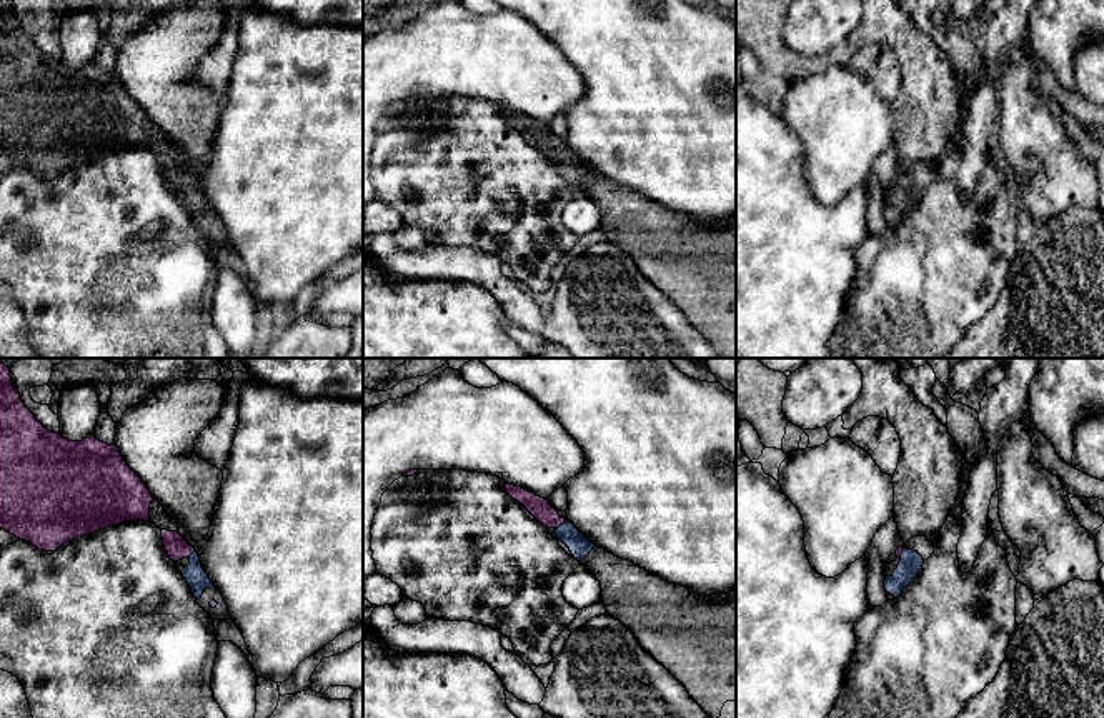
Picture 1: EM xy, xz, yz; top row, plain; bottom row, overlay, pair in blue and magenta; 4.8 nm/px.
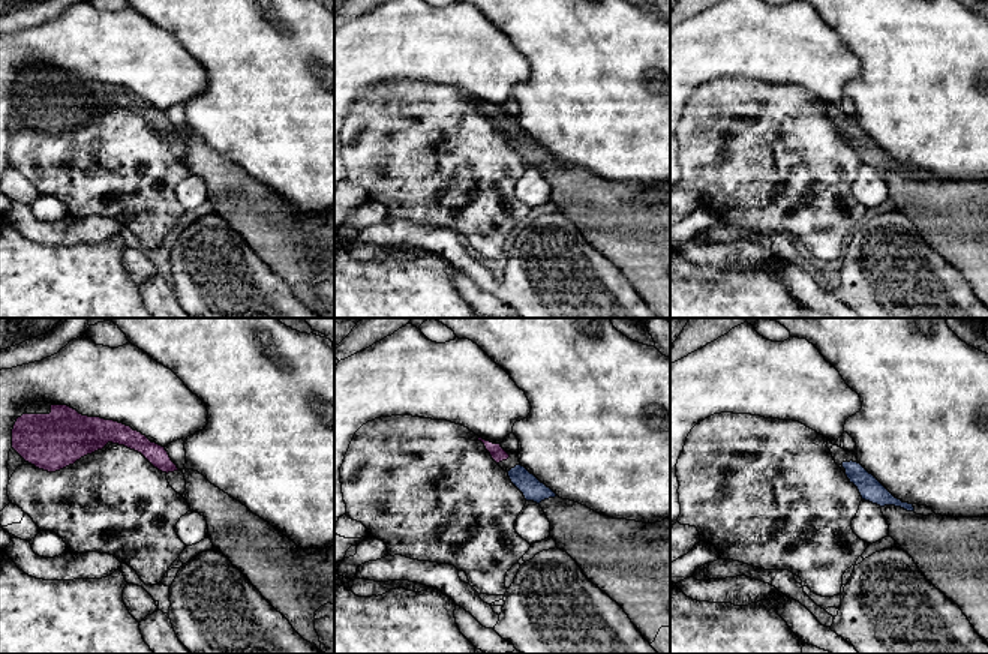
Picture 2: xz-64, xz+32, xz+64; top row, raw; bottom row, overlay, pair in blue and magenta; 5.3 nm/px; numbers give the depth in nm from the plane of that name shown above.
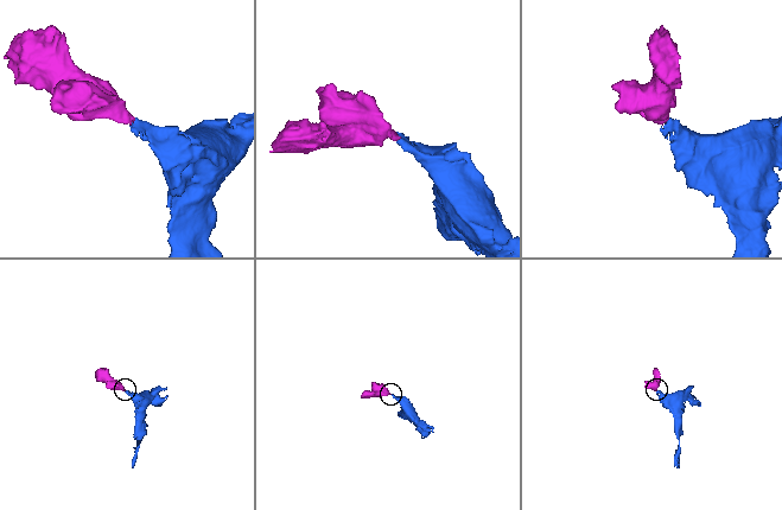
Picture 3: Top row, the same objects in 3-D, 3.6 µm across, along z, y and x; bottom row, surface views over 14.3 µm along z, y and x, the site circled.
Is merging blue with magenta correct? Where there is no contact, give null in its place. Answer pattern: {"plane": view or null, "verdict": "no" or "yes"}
{"plane": "xz", "verdict": "yes"}

